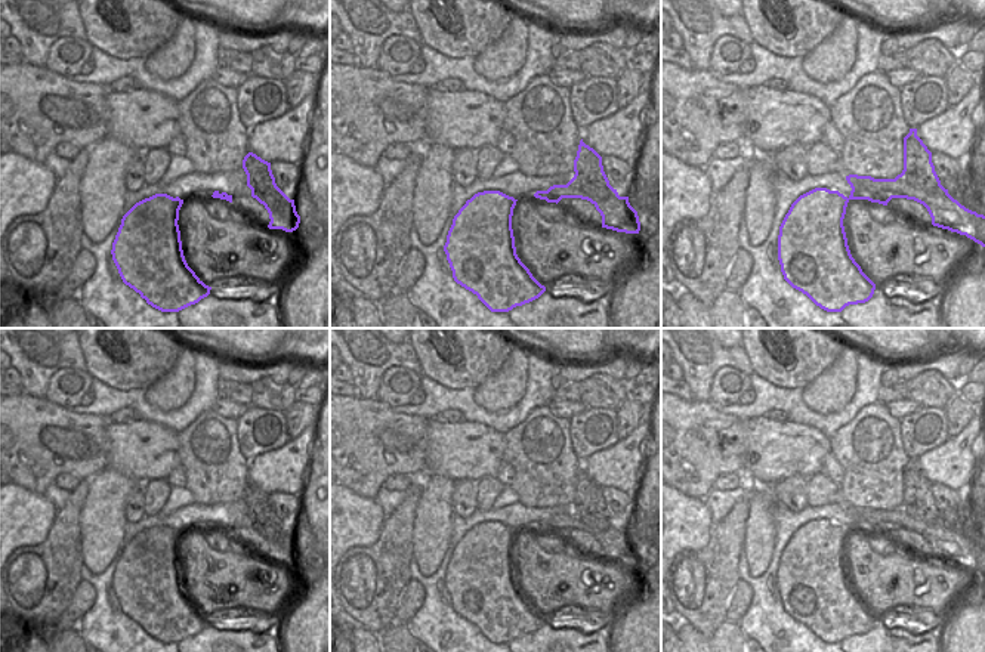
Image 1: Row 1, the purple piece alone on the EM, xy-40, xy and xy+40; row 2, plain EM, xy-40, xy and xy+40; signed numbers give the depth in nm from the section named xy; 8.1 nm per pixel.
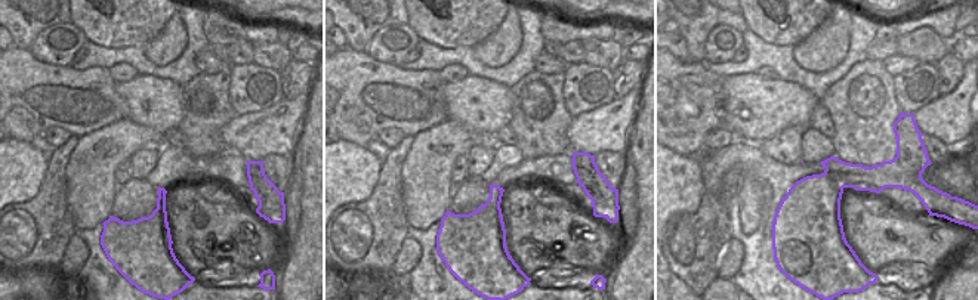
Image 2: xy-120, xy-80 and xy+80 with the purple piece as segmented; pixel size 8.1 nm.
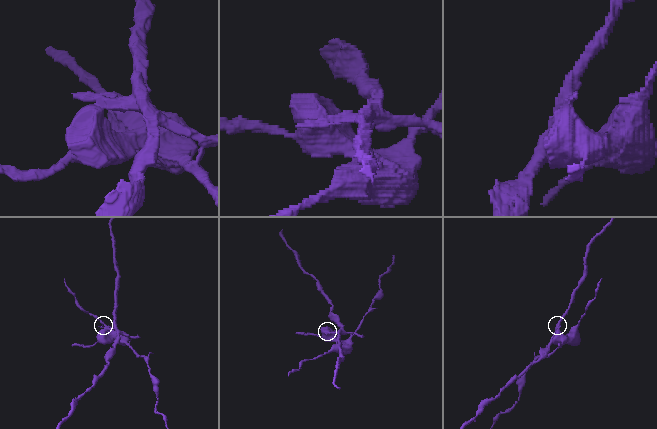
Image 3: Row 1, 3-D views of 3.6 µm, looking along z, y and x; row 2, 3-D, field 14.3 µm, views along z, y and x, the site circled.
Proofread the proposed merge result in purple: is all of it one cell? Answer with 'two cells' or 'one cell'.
two cells

